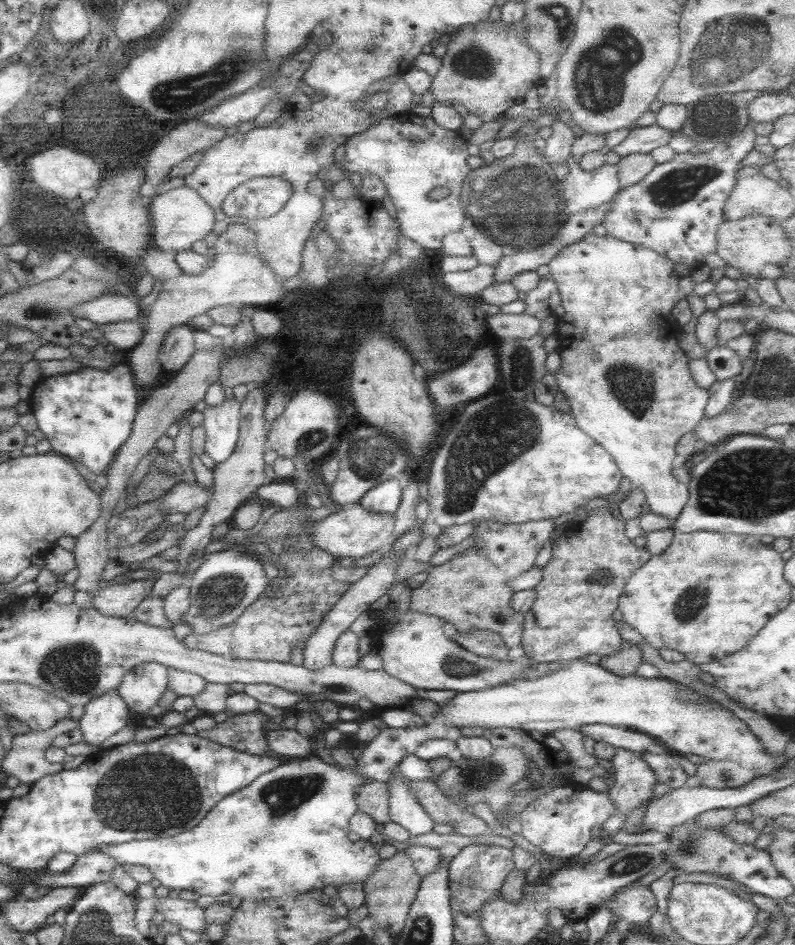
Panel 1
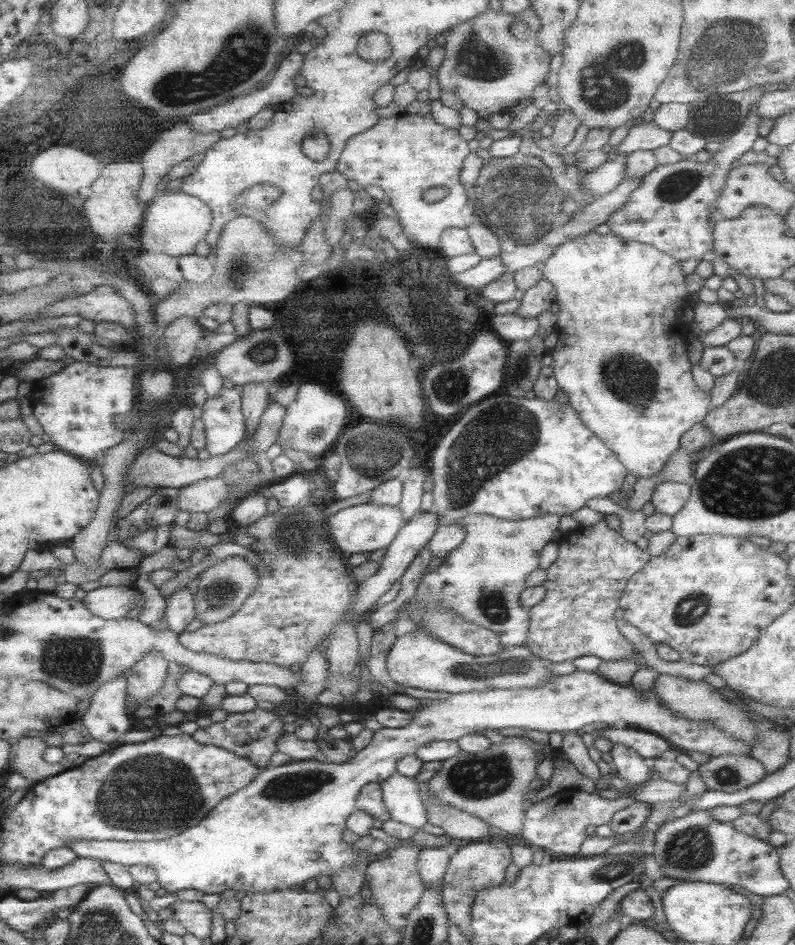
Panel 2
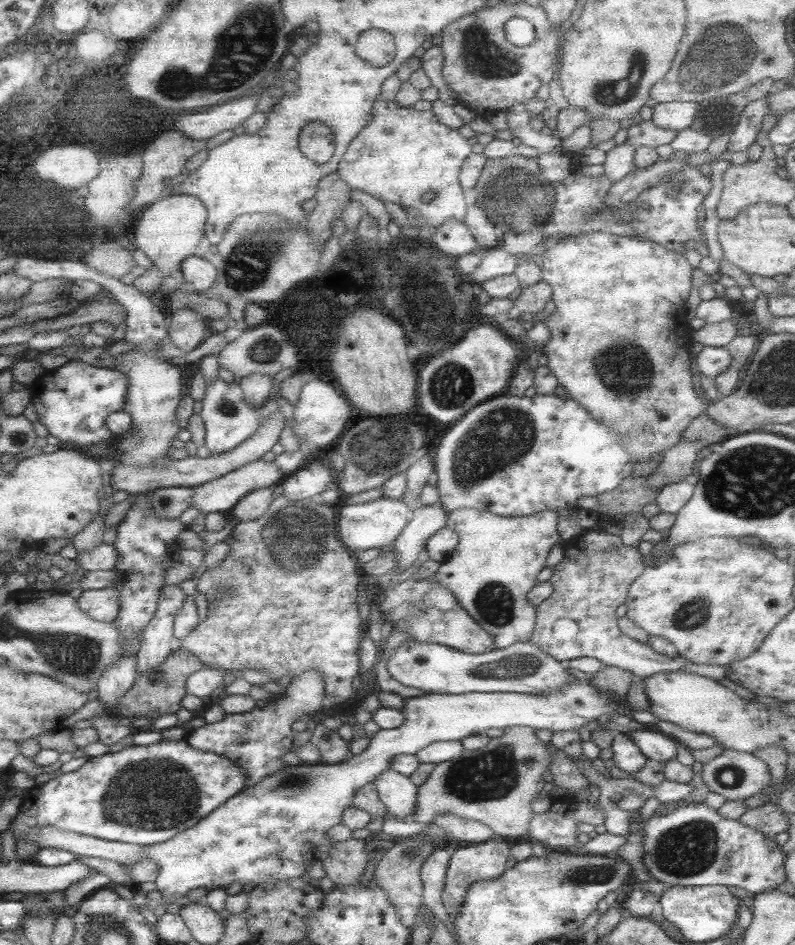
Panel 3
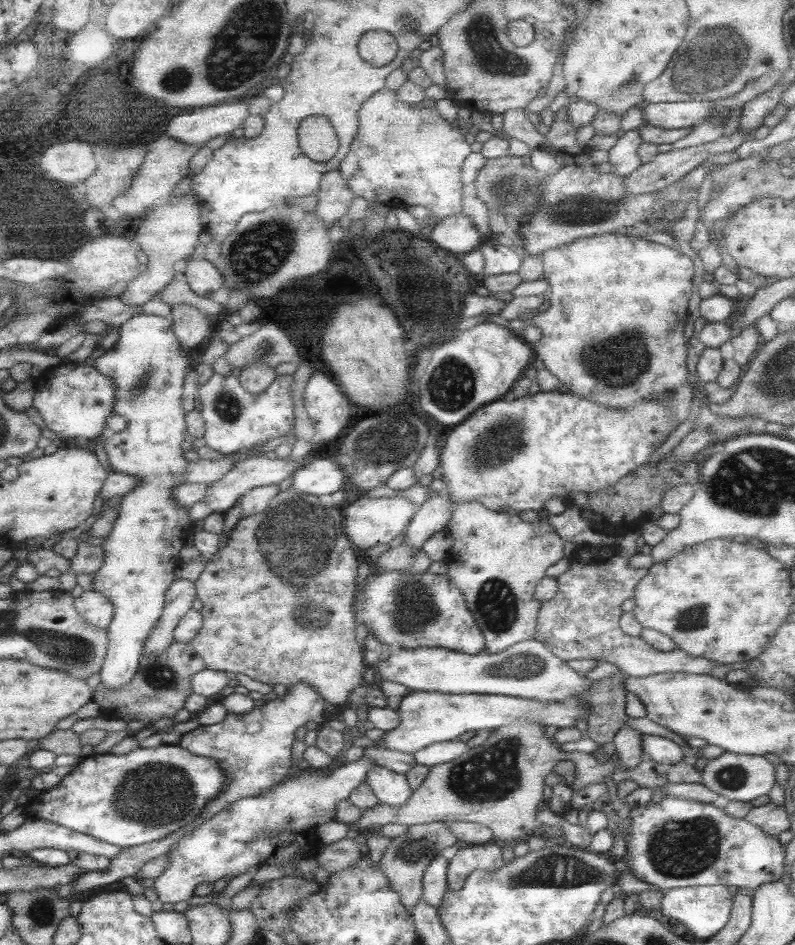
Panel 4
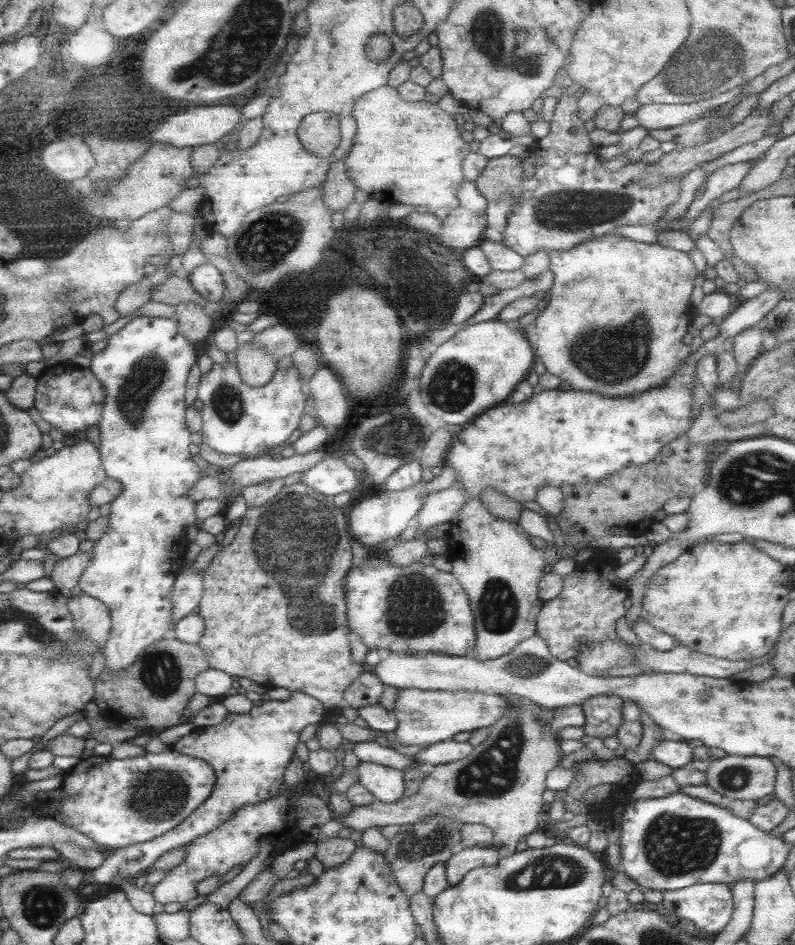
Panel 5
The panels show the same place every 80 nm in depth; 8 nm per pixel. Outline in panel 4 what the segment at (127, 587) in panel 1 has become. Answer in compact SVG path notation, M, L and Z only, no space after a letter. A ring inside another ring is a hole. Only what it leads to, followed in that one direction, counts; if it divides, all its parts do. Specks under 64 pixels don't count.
M83 591L80 596L75 597L74 609L84 620L83 624L90 624L98 629L104 629L113 614L111 601L95 591Z

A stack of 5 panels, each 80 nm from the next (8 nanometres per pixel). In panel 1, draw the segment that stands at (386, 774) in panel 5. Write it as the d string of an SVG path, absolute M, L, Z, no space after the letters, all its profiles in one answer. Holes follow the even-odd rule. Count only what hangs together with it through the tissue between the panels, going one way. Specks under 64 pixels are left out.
M394 778L387 781L388 784L388 815L391 822L404 828L411 836L427 834L434 827L434 820L423 810L423 807L416 801L412 792L407 788L407 782Z

